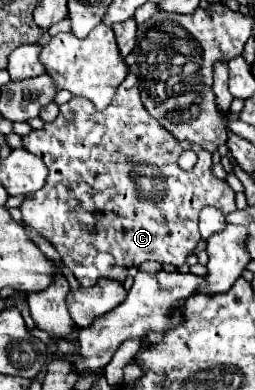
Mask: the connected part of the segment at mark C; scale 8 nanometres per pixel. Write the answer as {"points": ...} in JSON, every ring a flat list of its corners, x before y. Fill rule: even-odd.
{"points":[[128,72,126,80,118,86,108,108,98,112,86,98,72,98,60,106,60,114,54,122,22,136,22,146,30,154,42,158,50,170,46,186,34,192,34,196,26,196,20,204,22,224,38,232,58,250,62,262,84,288,94,286,100,278,124,282,124,272,146,260,172,264,176,268,182,266,188,254,198,246,200,210,204,206,214,206,224,214,236,210,232,188,210,174,212,154,198,144,178,142,170,132,162,130,140,102,138,78,132,76,132,72],[184,150,194,150,198,154,198,162,190,172,178,168,178,158],[140,178,164,178,164,192,158,192,158,198,140,196],[94,212,102,212,102,220,96,220]]}

